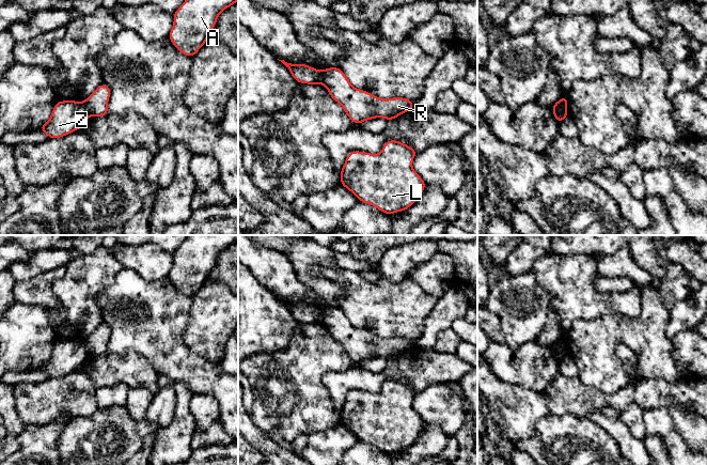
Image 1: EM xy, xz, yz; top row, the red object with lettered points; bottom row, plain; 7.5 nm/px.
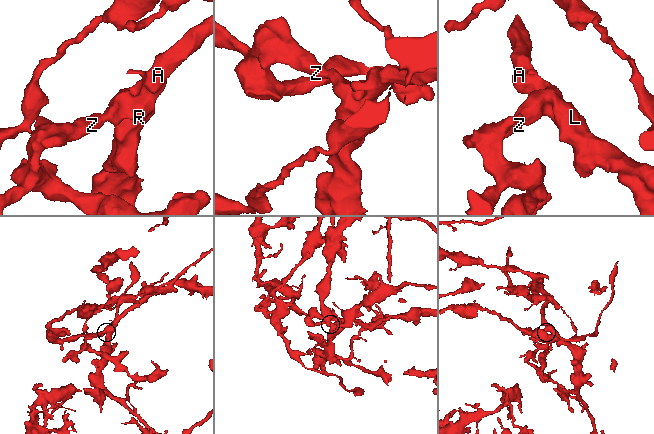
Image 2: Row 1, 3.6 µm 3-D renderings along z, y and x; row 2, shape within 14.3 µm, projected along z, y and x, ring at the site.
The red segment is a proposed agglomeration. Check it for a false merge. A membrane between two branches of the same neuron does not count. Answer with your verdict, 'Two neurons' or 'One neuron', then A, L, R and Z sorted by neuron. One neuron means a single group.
Two neurons. Groups: A L R / Z

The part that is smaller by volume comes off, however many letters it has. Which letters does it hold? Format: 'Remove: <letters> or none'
Remove: Z

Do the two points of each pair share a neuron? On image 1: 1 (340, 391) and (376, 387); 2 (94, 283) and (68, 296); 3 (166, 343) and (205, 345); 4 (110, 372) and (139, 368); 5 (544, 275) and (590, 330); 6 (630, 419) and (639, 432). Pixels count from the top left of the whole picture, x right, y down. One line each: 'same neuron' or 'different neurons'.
1: same neuron
2: same neuron
3: different neurons
4: same neuron
5: different neurons
6: same neuron

